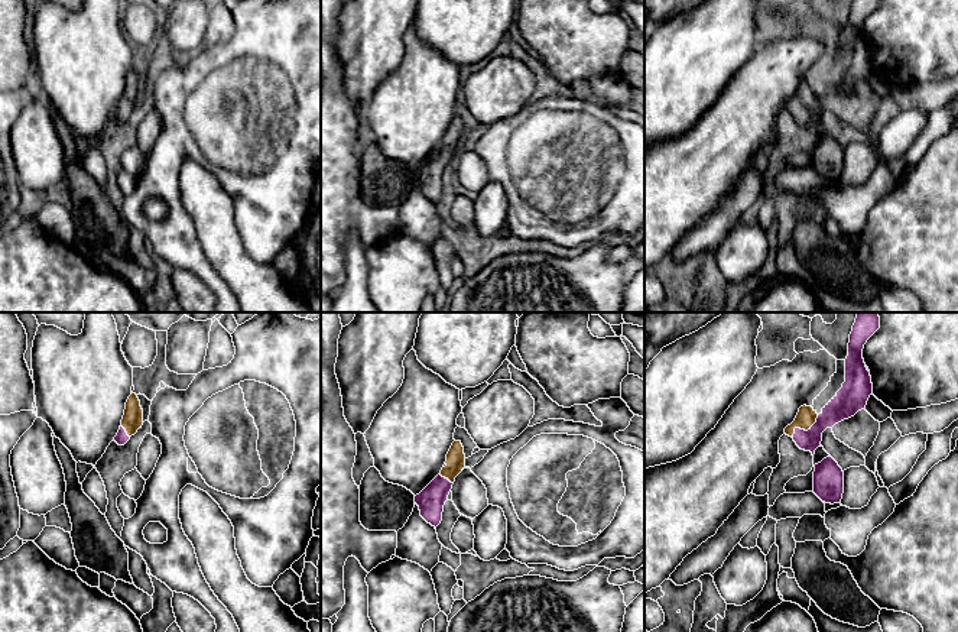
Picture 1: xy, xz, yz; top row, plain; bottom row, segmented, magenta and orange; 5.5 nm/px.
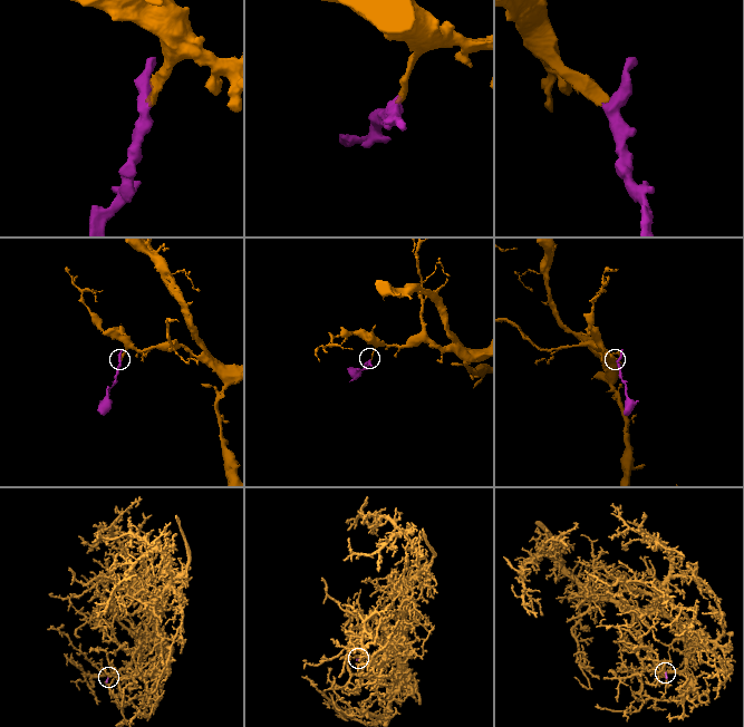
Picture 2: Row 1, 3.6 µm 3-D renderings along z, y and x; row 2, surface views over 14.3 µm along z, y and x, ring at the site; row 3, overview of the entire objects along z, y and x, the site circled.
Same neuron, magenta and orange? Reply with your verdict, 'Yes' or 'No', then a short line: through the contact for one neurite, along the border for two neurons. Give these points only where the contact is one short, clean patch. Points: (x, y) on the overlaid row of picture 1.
Yes. Line: yz (840, 408), (827, 420), (804, 430), (807, 417)

